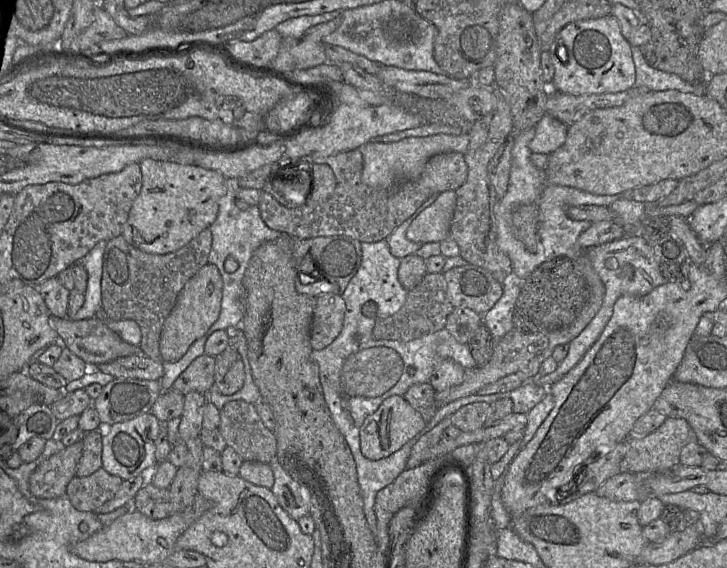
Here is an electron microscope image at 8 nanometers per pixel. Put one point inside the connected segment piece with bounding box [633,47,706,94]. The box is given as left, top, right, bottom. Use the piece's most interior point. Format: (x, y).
(647, 77)

